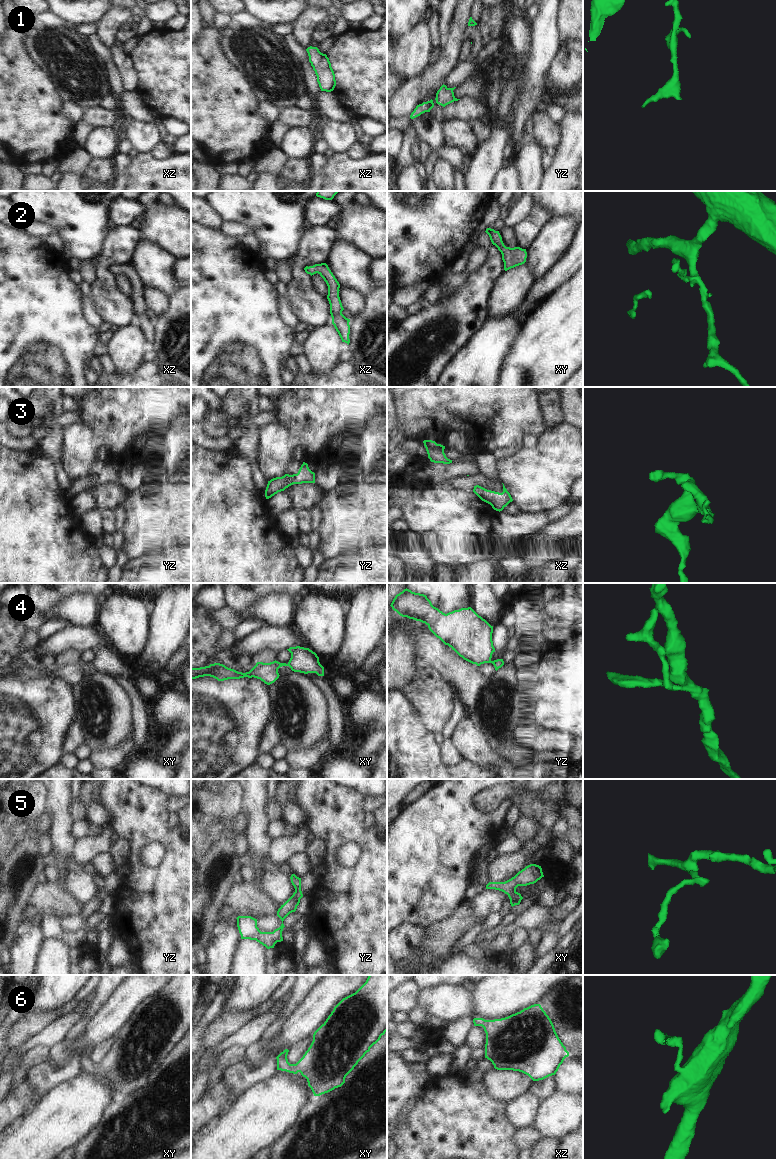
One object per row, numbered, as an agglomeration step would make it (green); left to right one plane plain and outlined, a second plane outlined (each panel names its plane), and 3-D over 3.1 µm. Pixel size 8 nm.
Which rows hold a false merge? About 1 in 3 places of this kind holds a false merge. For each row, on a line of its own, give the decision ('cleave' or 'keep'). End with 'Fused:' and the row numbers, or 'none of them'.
1: keep
2: keep
3: keep
4: keep
5: keep
6: keep
Fused: none of them

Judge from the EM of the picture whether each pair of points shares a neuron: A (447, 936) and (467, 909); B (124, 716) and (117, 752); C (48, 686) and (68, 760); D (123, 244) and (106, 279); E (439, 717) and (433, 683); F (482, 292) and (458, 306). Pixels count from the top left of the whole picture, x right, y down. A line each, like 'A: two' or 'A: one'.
A: one
B: two
C: two
D: one
E: one
F: one

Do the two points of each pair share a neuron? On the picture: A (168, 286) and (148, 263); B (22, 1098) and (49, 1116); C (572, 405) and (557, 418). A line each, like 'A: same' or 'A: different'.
A: same
B: different
C: different

